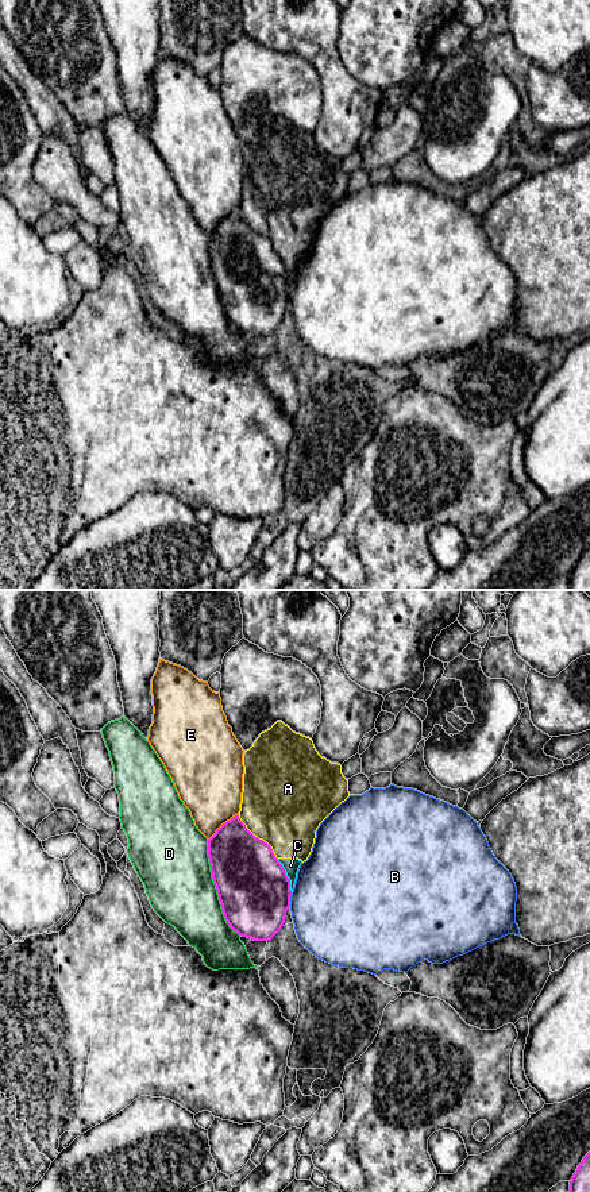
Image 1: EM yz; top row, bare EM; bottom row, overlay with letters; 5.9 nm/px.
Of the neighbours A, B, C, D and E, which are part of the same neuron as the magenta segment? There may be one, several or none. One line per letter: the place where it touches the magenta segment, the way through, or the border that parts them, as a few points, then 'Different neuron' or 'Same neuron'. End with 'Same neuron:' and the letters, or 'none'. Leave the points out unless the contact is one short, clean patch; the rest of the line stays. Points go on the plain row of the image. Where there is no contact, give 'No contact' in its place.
A: Touches magenta at yz (258, 234). Different neuron
B: Touches magenta at yz (289, 294). Different neuron
C: Touches magenta at yz (285, 270). Different neuron
D: Touches magenta at yz (216, 284). Different neuron
E: Touches magenta at yz (222, 220). Different neuron
Same neuron: none

